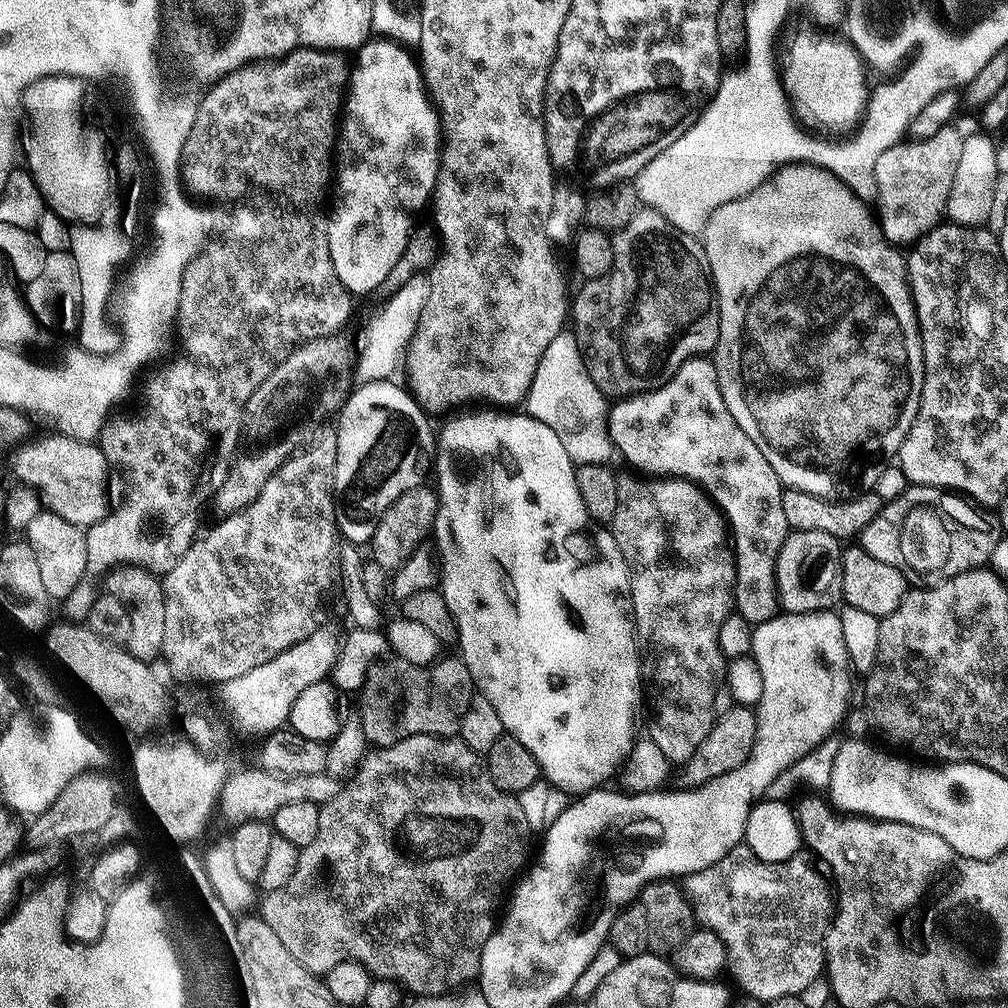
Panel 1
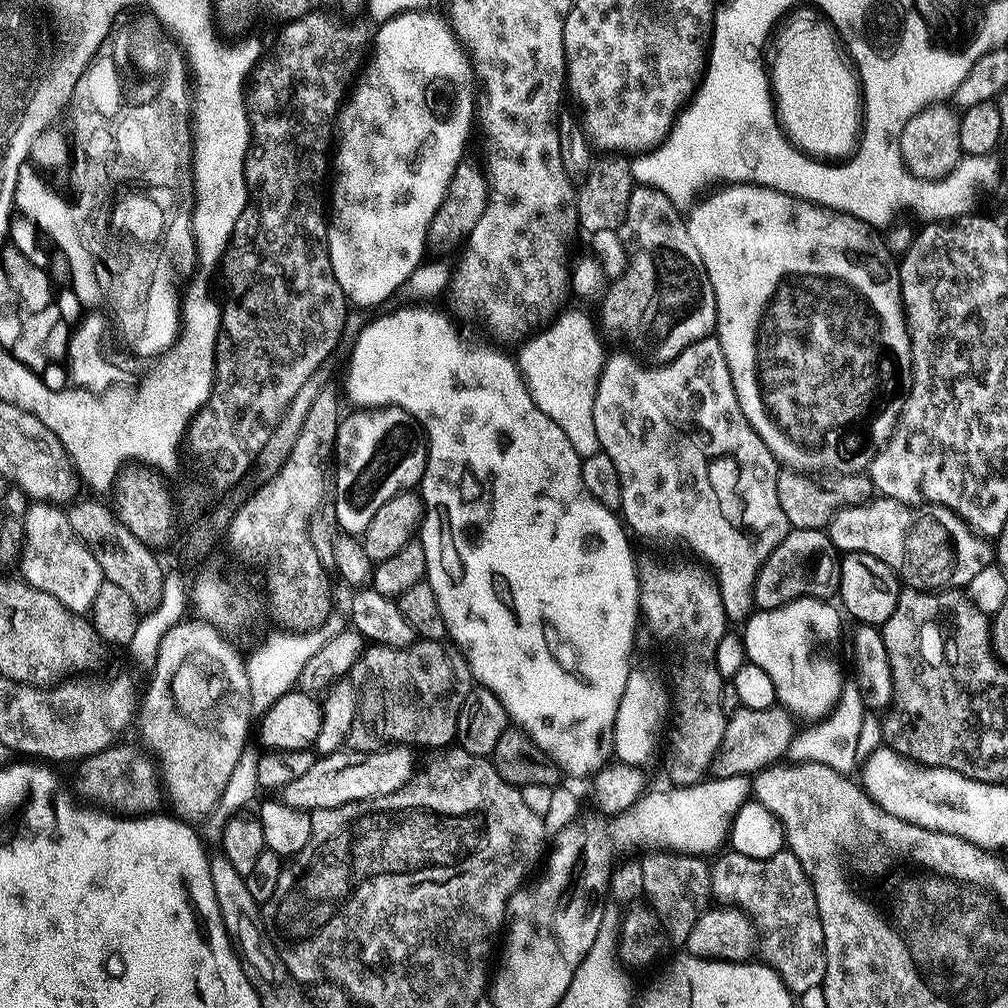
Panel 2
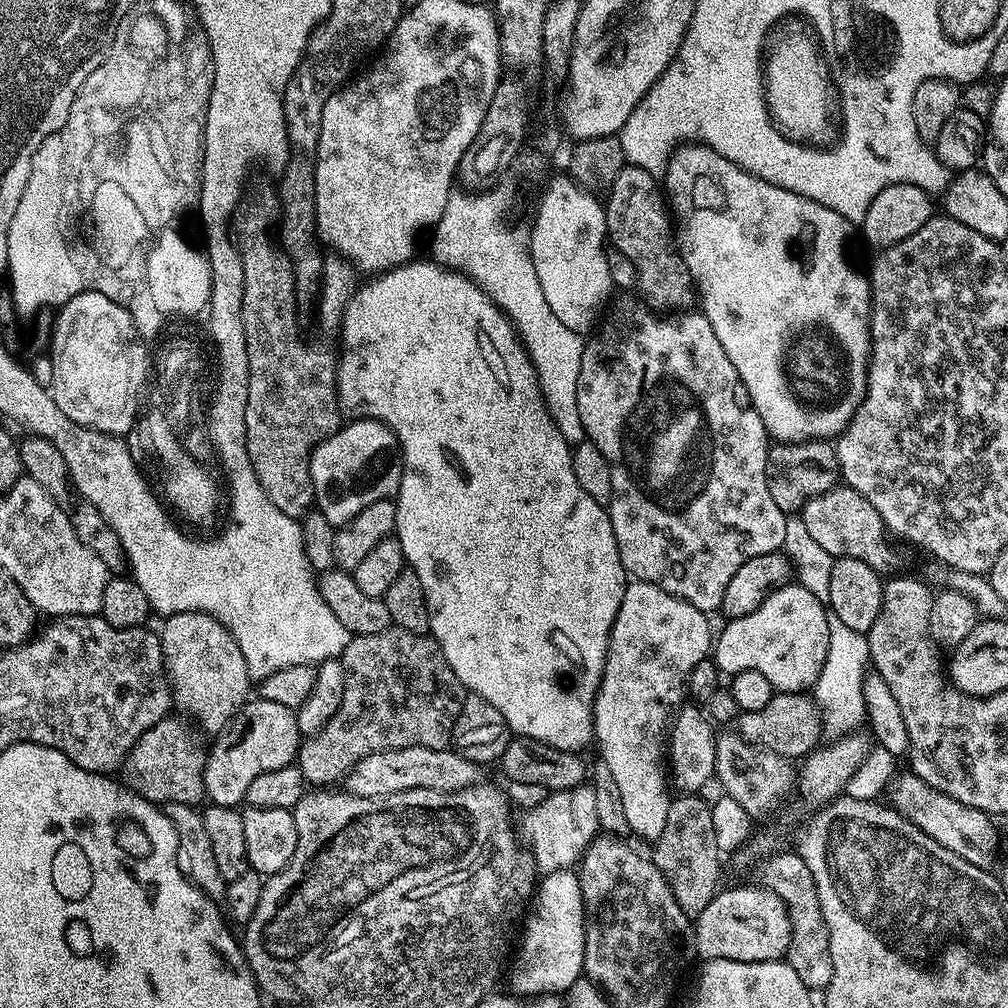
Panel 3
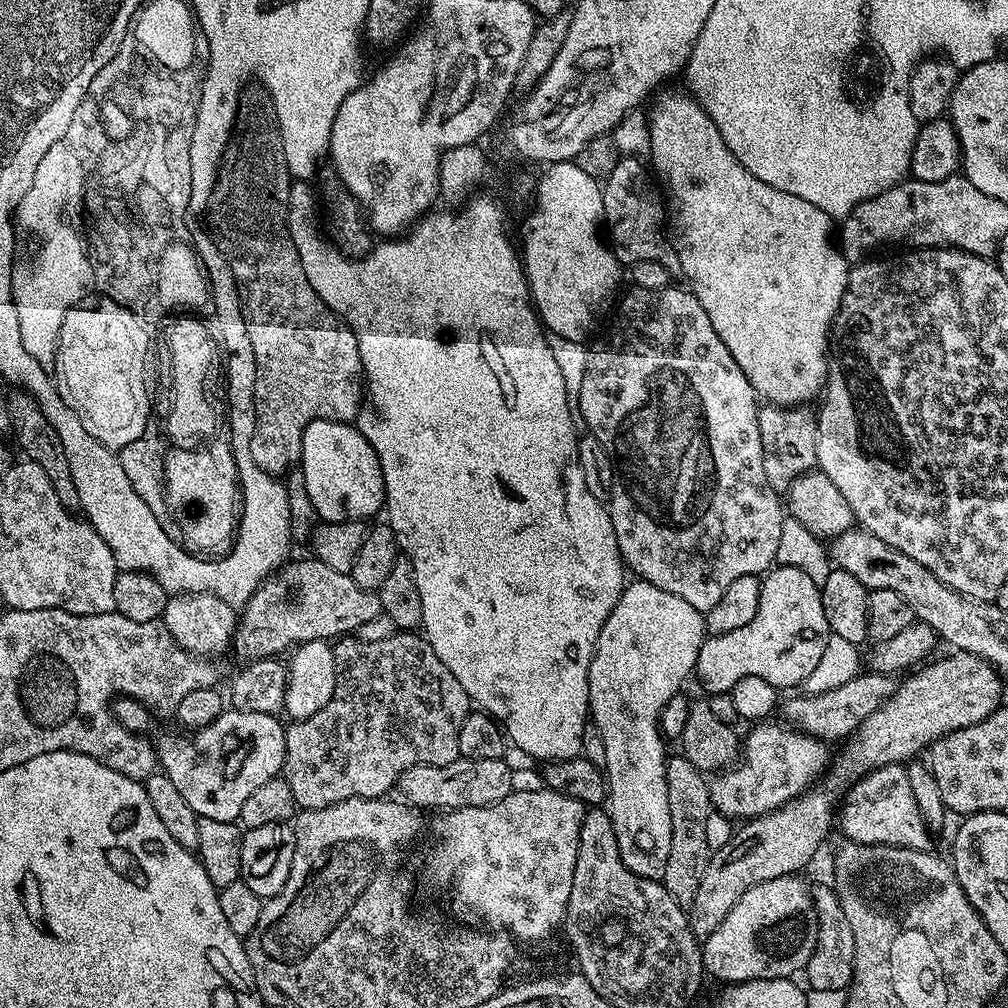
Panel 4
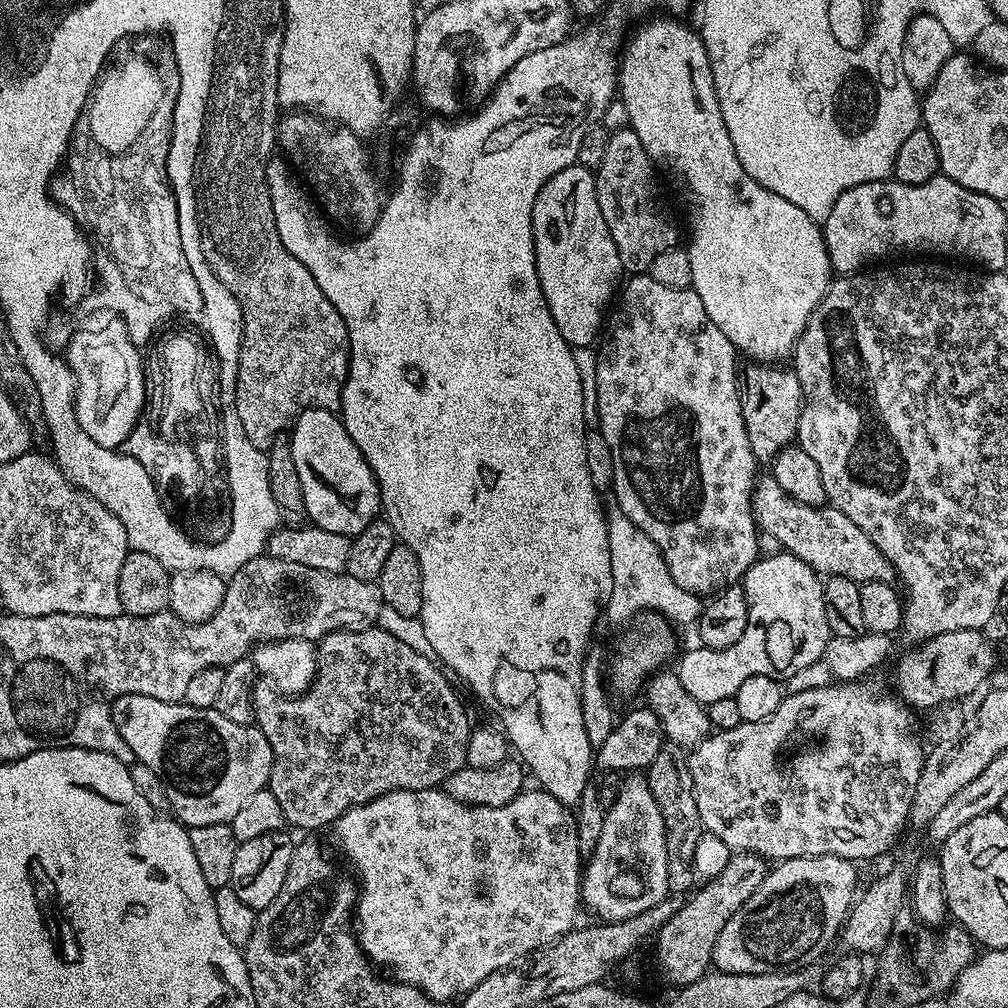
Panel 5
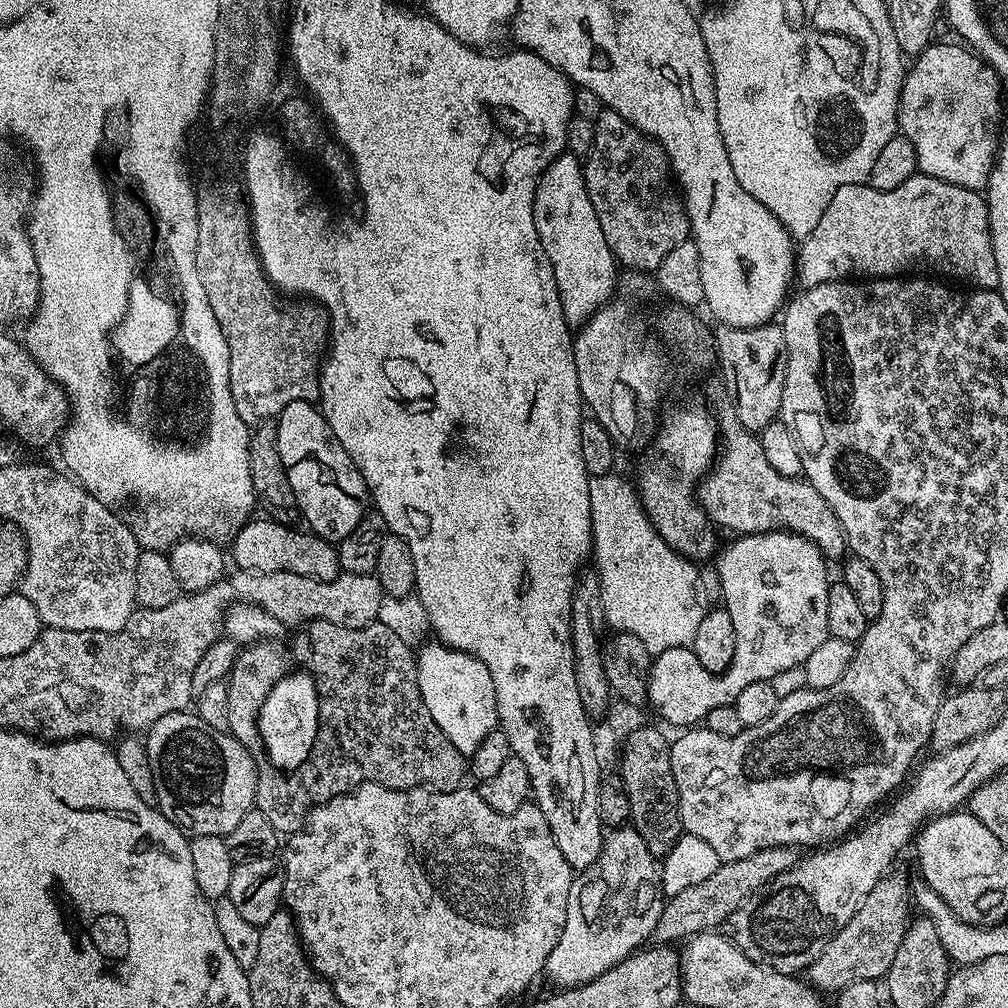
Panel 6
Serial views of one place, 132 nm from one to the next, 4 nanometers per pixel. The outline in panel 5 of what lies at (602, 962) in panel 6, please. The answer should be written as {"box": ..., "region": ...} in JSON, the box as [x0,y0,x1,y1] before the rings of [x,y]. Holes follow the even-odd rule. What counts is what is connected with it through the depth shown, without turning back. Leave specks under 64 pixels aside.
{"box":[580,774,669,922],"region":[[[628,774],[623,777],[616,801],[606,809],[602,830],[598,834],[597,844],[587,857],[580,877],[580,899],[585,909],[593,912],[600,922],[613,920],[632,920],[634,914],[658,906],[669,895],[668,875],[666,874],[666,838],[662,812],[654,794],[650,794],[648,777],[644,774]]]}

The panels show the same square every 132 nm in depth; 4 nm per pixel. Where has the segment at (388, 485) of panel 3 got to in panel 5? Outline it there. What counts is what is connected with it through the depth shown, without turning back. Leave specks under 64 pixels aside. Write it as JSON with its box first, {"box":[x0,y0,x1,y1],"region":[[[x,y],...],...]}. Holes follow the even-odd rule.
{"box":[290,408,381,536],"region":[[[308,408],[300,413],[290,429],[290,443],[294,454],[294,466],[298,470],[298,479],[302,481],[302,498],[306,498],[308,520],[322,530],[334,530],[334,534],[357,536],[370,526],[372,520],[381,515],[380,488],[376,485],[376,475],[366,458],[354,446],[344,421],[336,412],[325,408]]]}

